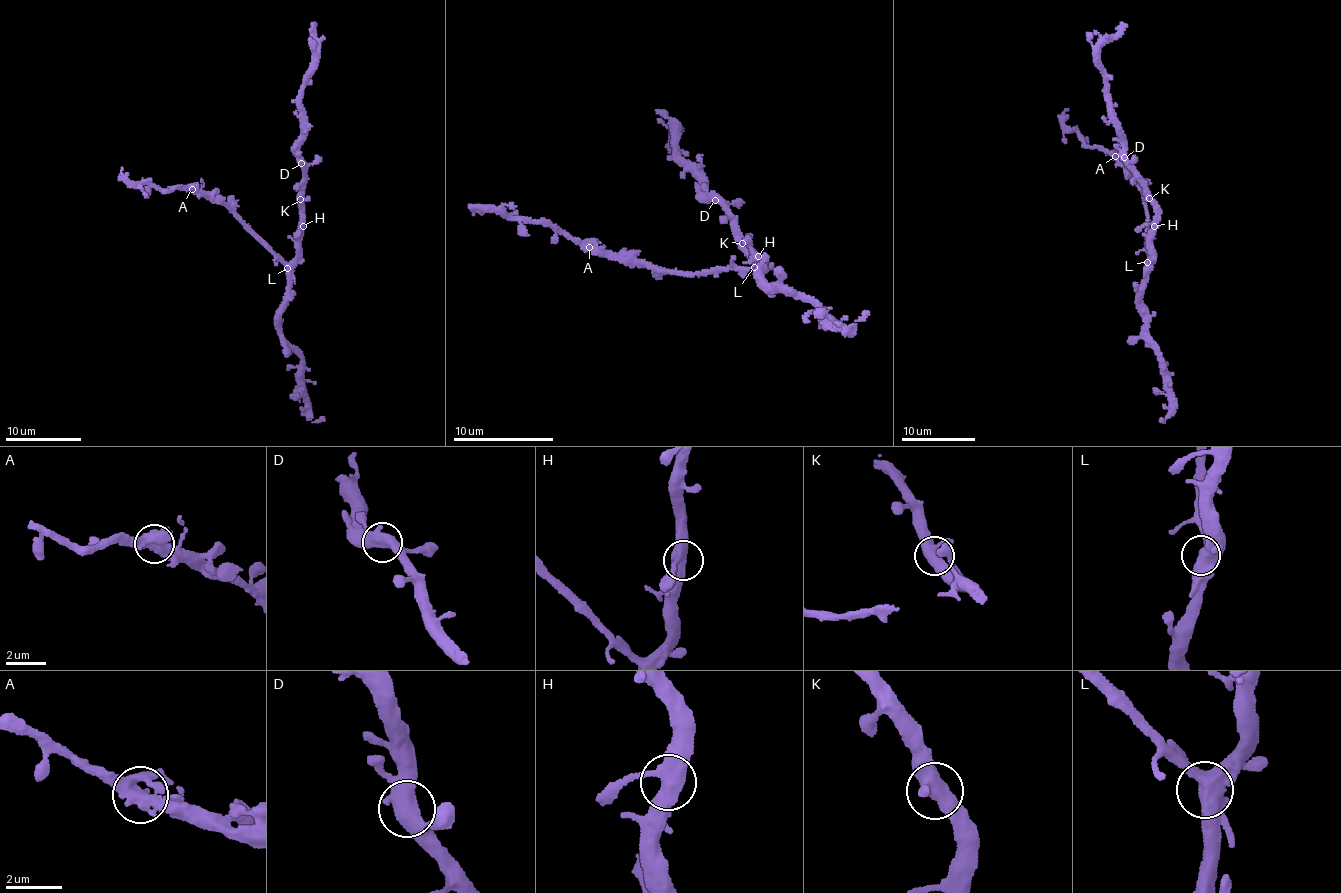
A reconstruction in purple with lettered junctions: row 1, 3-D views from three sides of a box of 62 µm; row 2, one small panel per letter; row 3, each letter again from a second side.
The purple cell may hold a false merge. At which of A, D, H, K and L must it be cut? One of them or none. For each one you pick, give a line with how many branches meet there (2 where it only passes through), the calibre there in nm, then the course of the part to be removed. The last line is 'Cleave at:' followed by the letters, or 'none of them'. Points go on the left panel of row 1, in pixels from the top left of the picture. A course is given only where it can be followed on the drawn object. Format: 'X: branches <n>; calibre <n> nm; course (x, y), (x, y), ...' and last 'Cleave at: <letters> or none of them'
Cleave at: none of them

